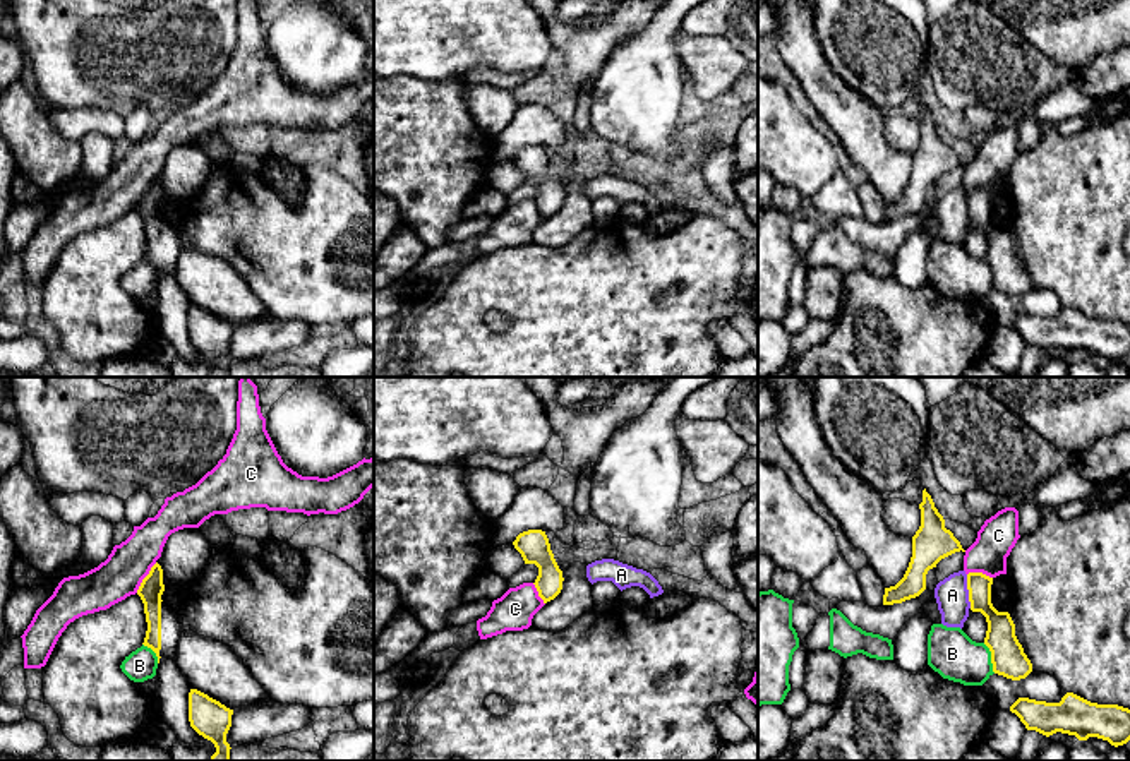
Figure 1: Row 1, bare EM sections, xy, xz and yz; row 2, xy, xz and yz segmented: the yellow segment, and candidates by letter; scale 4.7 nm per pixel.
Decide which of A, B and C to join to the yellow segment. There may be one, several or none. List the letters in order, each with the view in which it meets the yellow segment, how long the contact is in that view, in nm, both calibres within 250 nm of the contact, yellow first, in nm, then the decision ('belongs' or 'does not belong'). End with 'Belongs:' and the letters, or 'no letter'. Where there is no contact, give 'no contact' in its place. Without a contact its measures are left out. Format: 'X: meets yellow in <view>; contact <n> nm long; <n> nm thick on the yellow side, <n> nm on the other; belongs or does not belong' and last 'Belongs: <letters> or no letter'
A: meets yellow in yz; contact 160 nm long; 140 nm thick on the yellow side, 160 nm on the other; does not belong
B: meets yellow in yz; contact 160 nm long; 160 nm thick on the yellow side, 220 nm on the other; does not belong
C: meets yellow in xy; contact 170 nm long; 120 nm thick on the yellow side, 200 nm on the other; does not belong
Belongs: no letter

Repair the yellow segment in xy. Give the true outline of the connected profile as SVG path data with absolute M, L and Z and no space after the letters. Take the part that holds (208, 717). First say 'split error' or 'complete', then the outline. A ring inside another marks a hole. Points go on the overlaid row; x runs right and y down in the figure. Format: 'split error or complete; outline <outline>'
complete; outline M190 689L189 692L189 722L190 727L211 740L216 752L209 761L230 761L230 744L226 742L226 734L231 727L233 710L226 708L219 701L209 698L207 694Z

